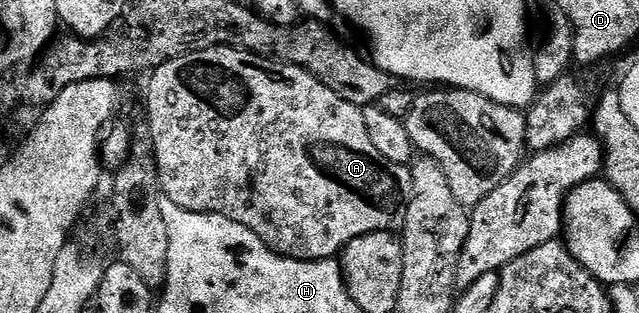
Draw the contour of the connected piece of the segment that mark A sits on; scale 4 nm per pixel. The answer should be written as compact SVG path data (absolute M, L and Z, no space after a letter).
M214 45L212 49L199 49L195 53L186 53L177 59L173 59L169 63L165 63L161 67L157 67L150 76L146 78L146 81L147 122L145 122L145 125L151 135L151 147L155 150L155 165L159 169L159 188L162 196L166 198L170 204L176 205L177 207L185 207L185 211L225 215L225 219L233 219L233 223L241 223L241 227L249 227L249 231L253 231L253 235L257 235L257 239L261 239L261 243L265 243L265 247L269 247L272 251L278 253L280 257L292 257L298 261L325 261L335 259L342 254L343 248L345 248L350 241L357 239L361 235L390 233L392 231L402 230L403 220L407 214L409 195L411 194L410 168L405 165L398 165L397 163L389 163L389 159L385 159L385 155L381 155L378 153L377 147L373 147L373 142L369 140L369 134L365 127L365 115L360 106L354 105L353 103L345 103L345 99L341 99L341 95L336 95L334 91L329 91L329 87L325 87L325 83L313 79L313 75L309 75L301 67L297 67L296 65L283 65L279 61L267 61L263 57L258 57L257 55L236 49L229 45Z

